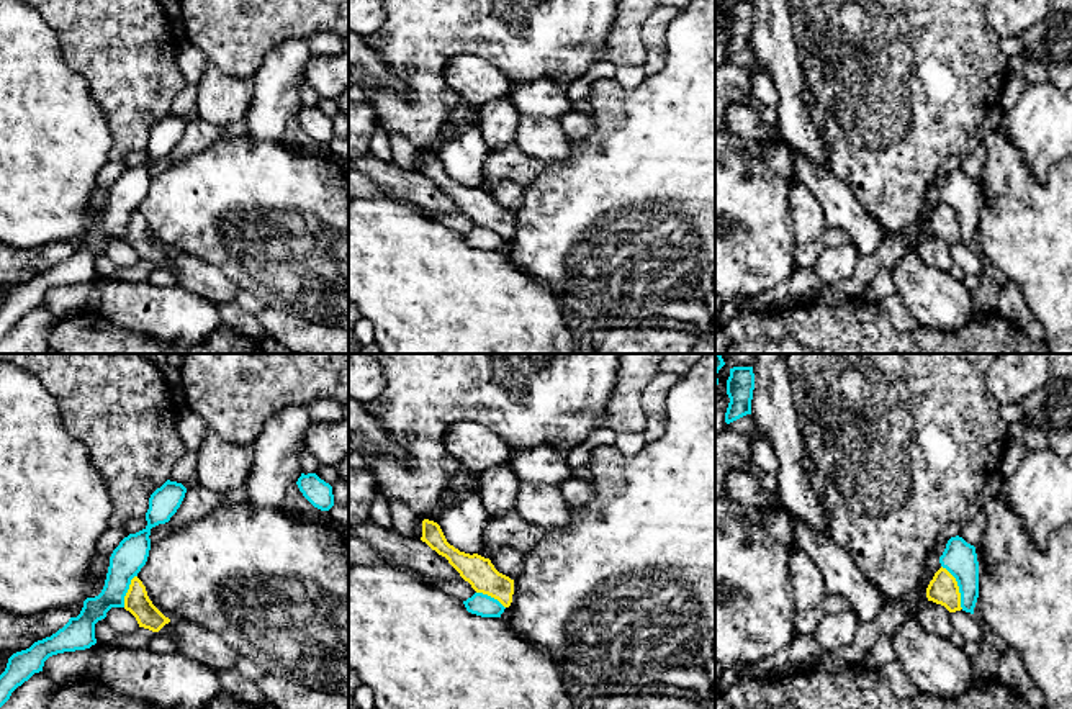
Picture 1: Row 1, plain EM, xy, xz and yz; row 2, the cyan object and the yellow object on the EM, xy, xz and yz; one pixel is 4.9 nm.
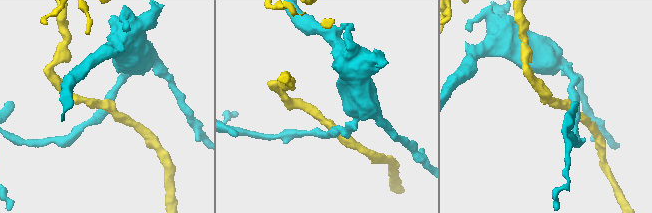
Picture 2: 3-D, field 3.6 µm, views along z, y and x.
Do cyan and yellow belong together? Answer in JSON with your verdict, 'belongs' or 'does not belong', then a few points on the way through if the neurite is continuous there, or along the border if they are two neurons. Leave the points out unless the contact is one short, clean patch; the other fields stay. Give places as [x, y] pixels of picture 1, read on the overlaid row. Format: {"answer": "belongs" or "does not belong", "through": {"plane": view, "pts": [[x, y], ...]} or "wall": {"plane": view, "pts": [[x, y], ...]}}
{"answer": "does not belong", "wall": {"plane": "yz", "pts": [[941, 565], [954, 578], [963, 608]]}}

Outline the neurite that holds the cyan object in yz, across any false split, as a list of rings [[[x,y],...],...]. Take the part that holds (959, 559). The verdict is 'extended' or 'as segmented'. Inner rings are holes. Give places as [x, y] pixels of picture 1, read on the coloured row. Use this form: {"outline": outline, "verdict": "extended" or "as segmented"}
{"outline": [[[959,535],[951,537],[939,557],[939,563],[957,581],[962,611],[974,614],[979,598],[979,562],[975,547]]], "verdict": "as segmented"}

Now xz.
{"outline": [[[475,593],[463,604],[468,612],[481,617],[501,617],[506,609],[498,599],[483,593]]], "verdict": "as segmented"}

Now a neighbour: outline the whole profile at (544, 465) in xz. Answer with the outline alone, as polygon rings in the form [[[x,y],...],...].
[[[540,445],[534,450],[517,454],[509,468],[519,481],[535,485],[560,485],[571,476],[568,455],[563,455],[556,447]]]

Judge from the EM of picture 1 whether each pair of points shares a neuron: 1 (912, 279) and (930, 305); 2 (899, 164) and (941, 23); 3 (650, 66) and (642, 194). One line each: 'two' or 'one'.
1: one
2: one
3: two

